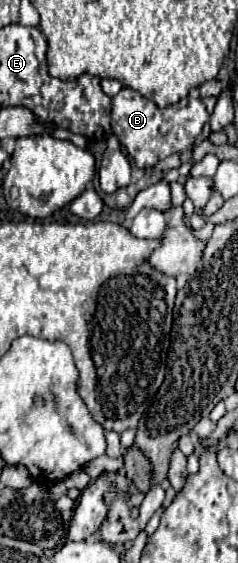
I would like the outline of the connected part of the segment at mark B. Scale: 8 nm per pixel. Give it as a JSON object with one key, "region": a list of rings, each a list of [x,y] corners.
{"region":[[[123,87],[111,99],[111,127],[117,135],[119,143],[125,147],[127,155],[135,161],[139,169],[153,167],[159,159],[165,159],[173,153],[183,153],[191,149],[197,137],[203,131],[203,125],[209,121],[209,113],[201,99],[183,98],[177,105],[159,109],[151,99],[143,97],[141,93]]]}

